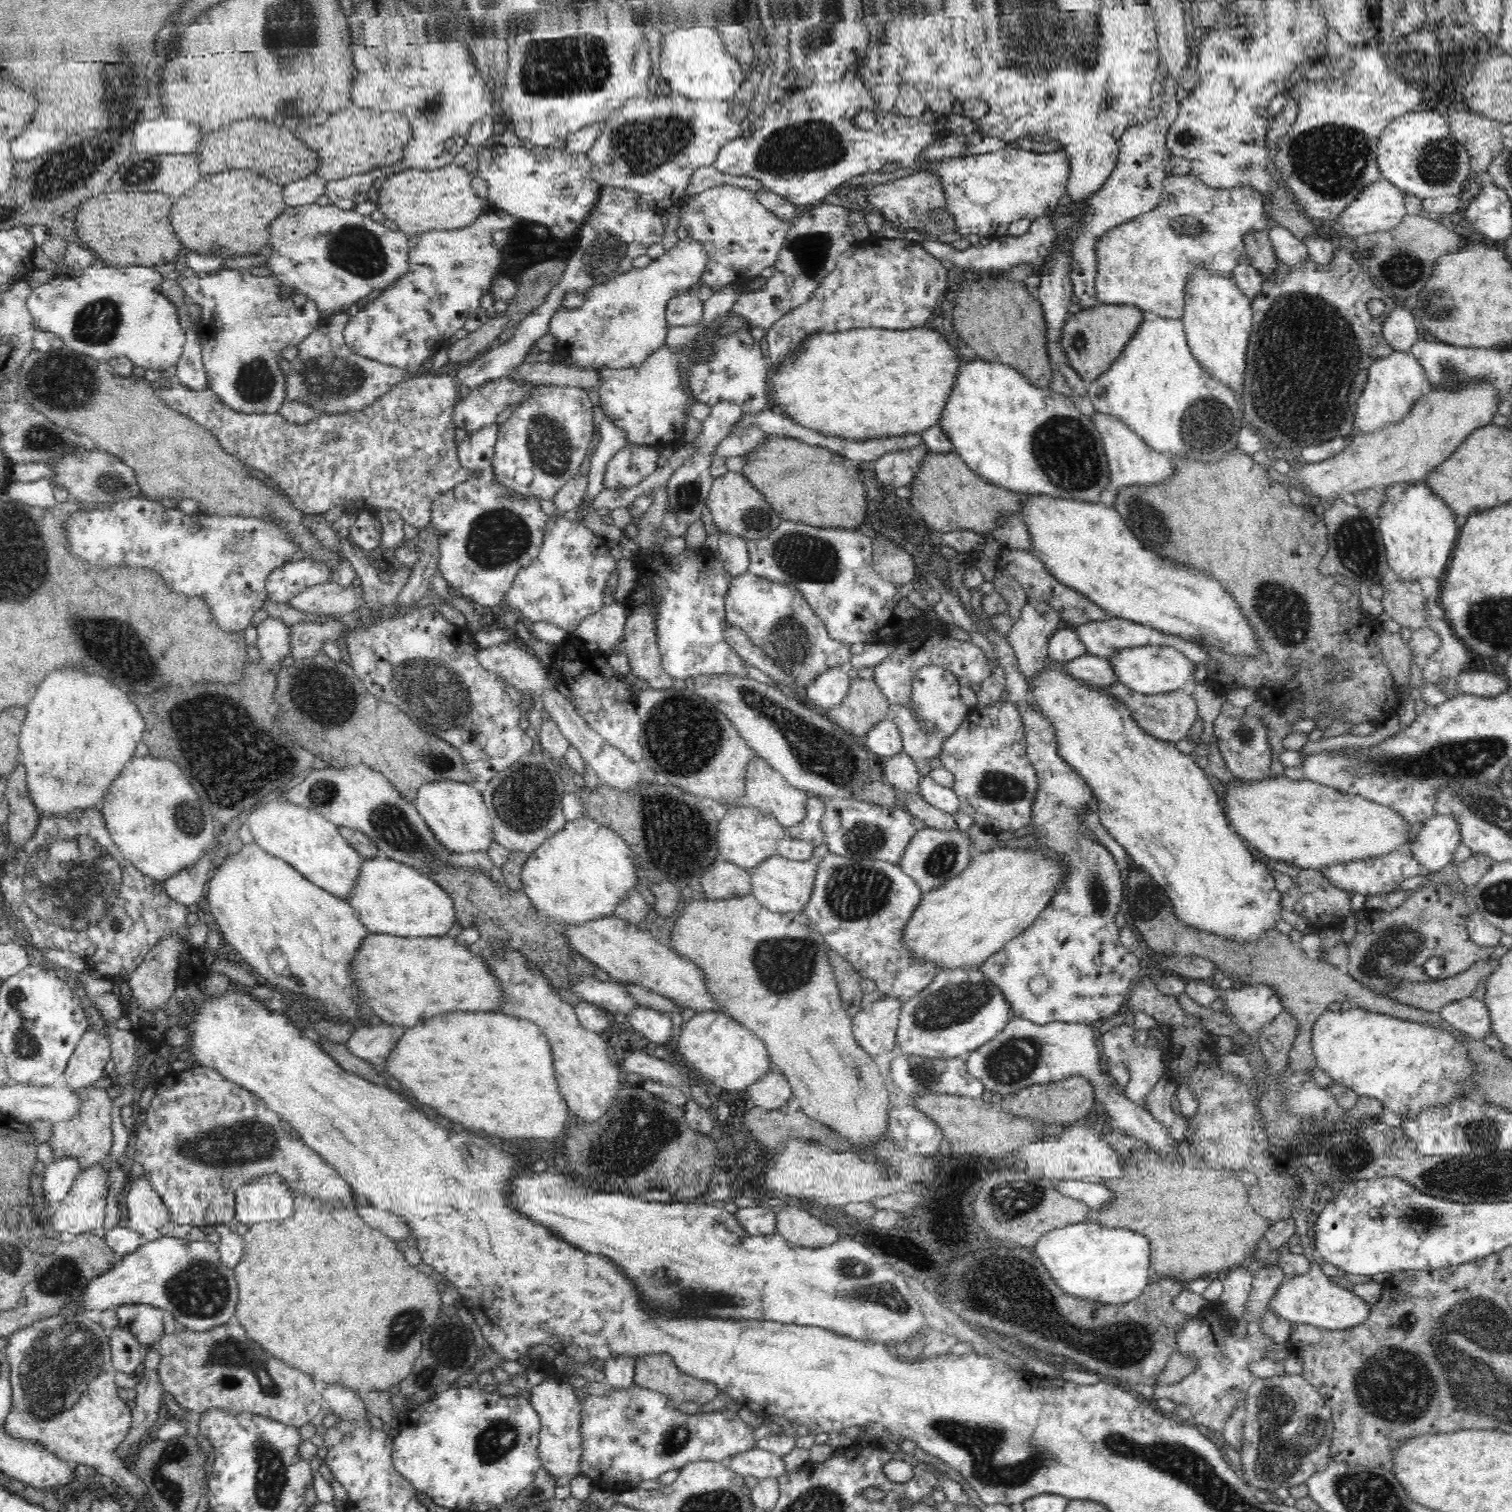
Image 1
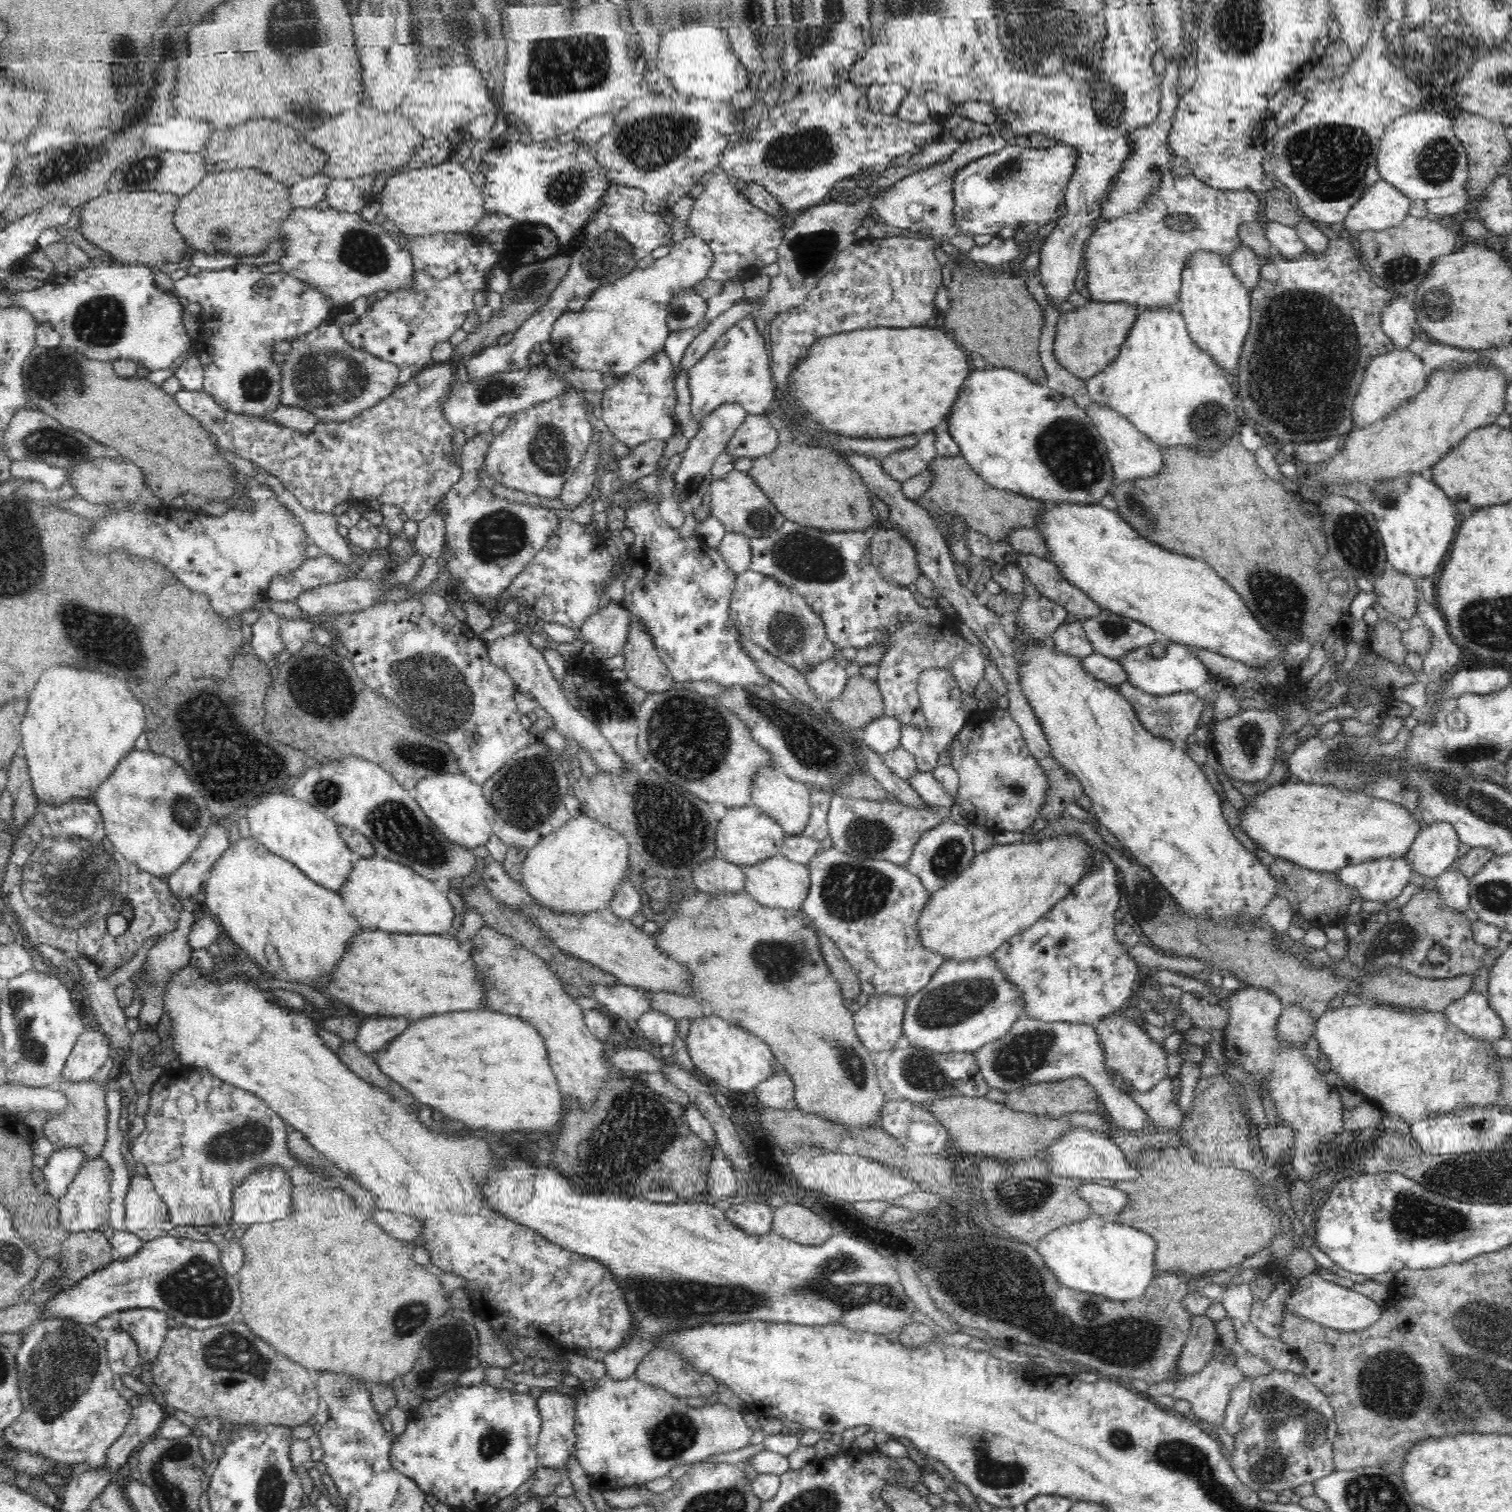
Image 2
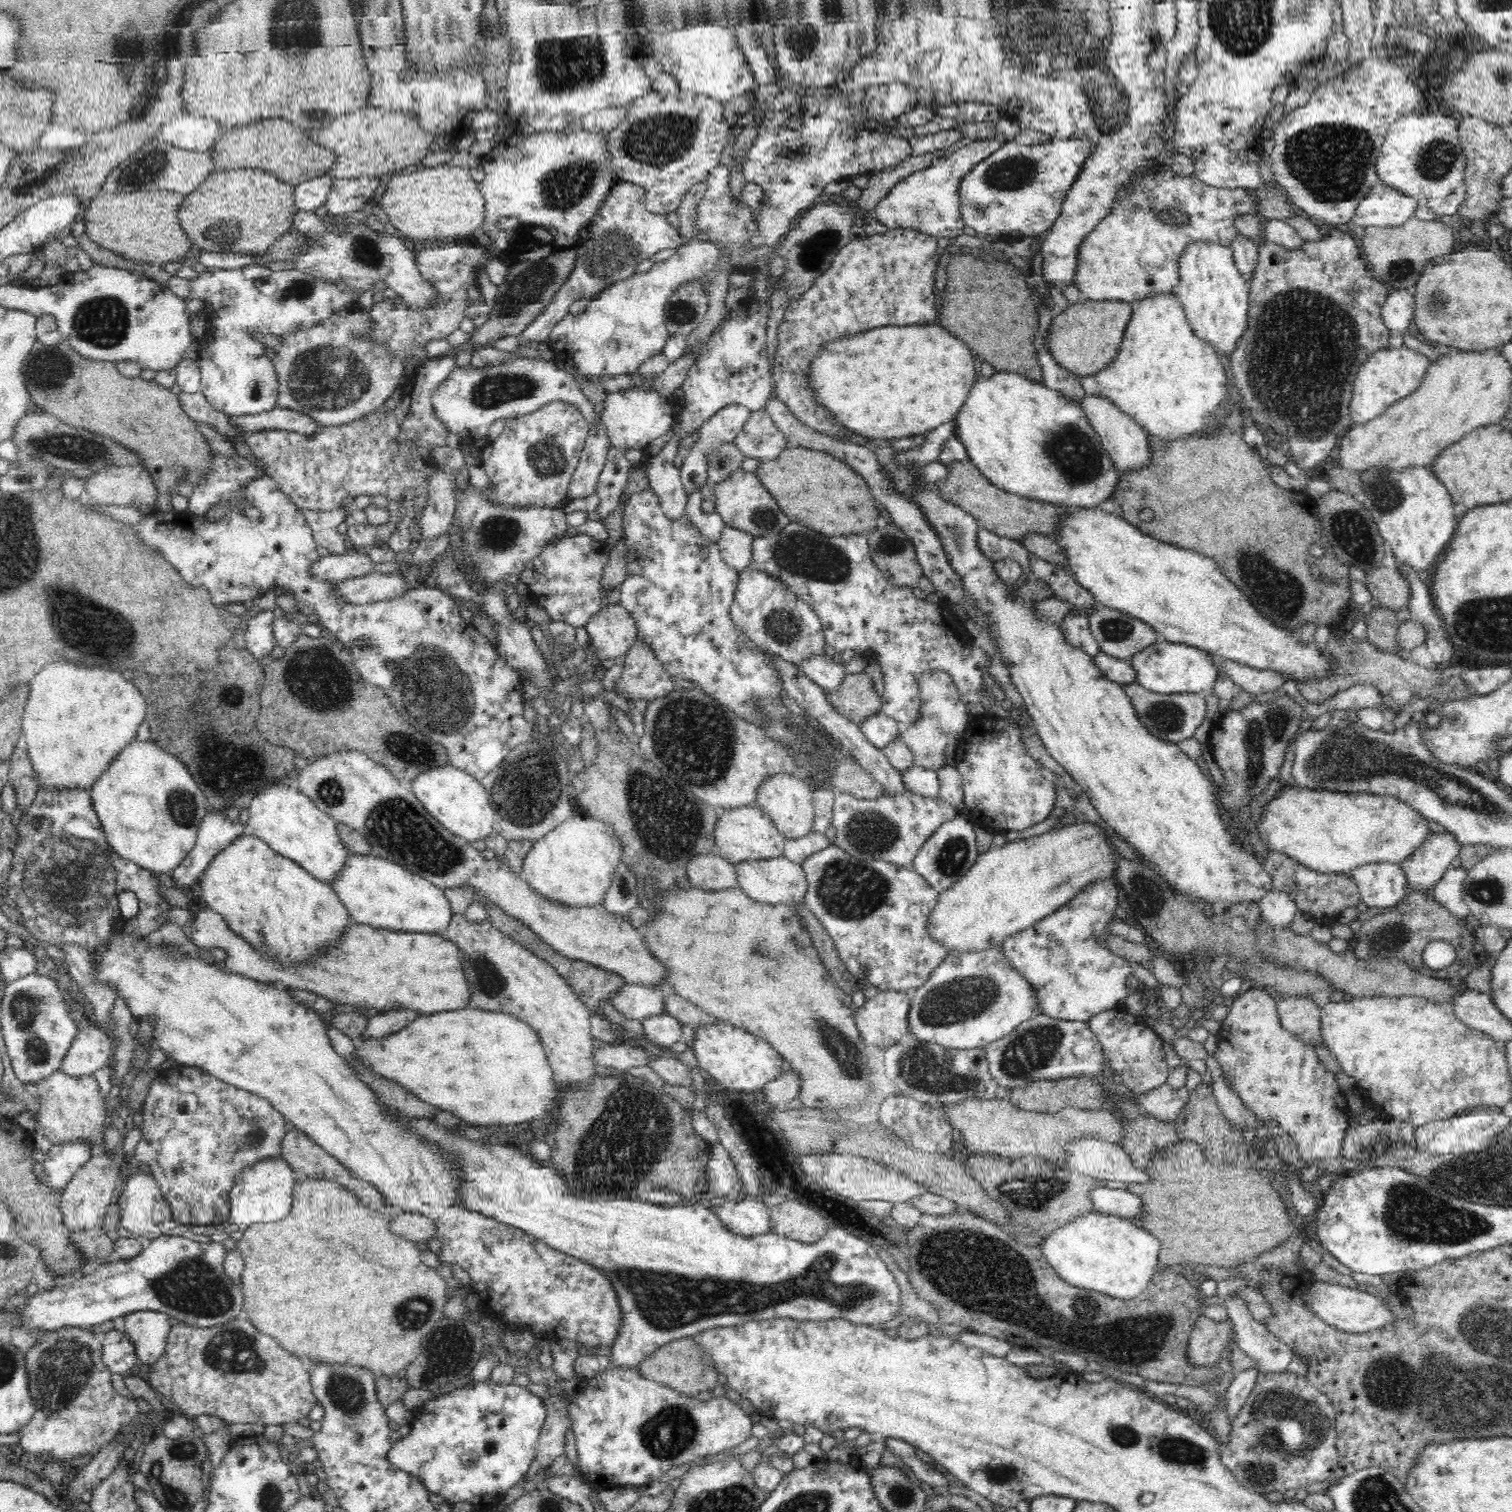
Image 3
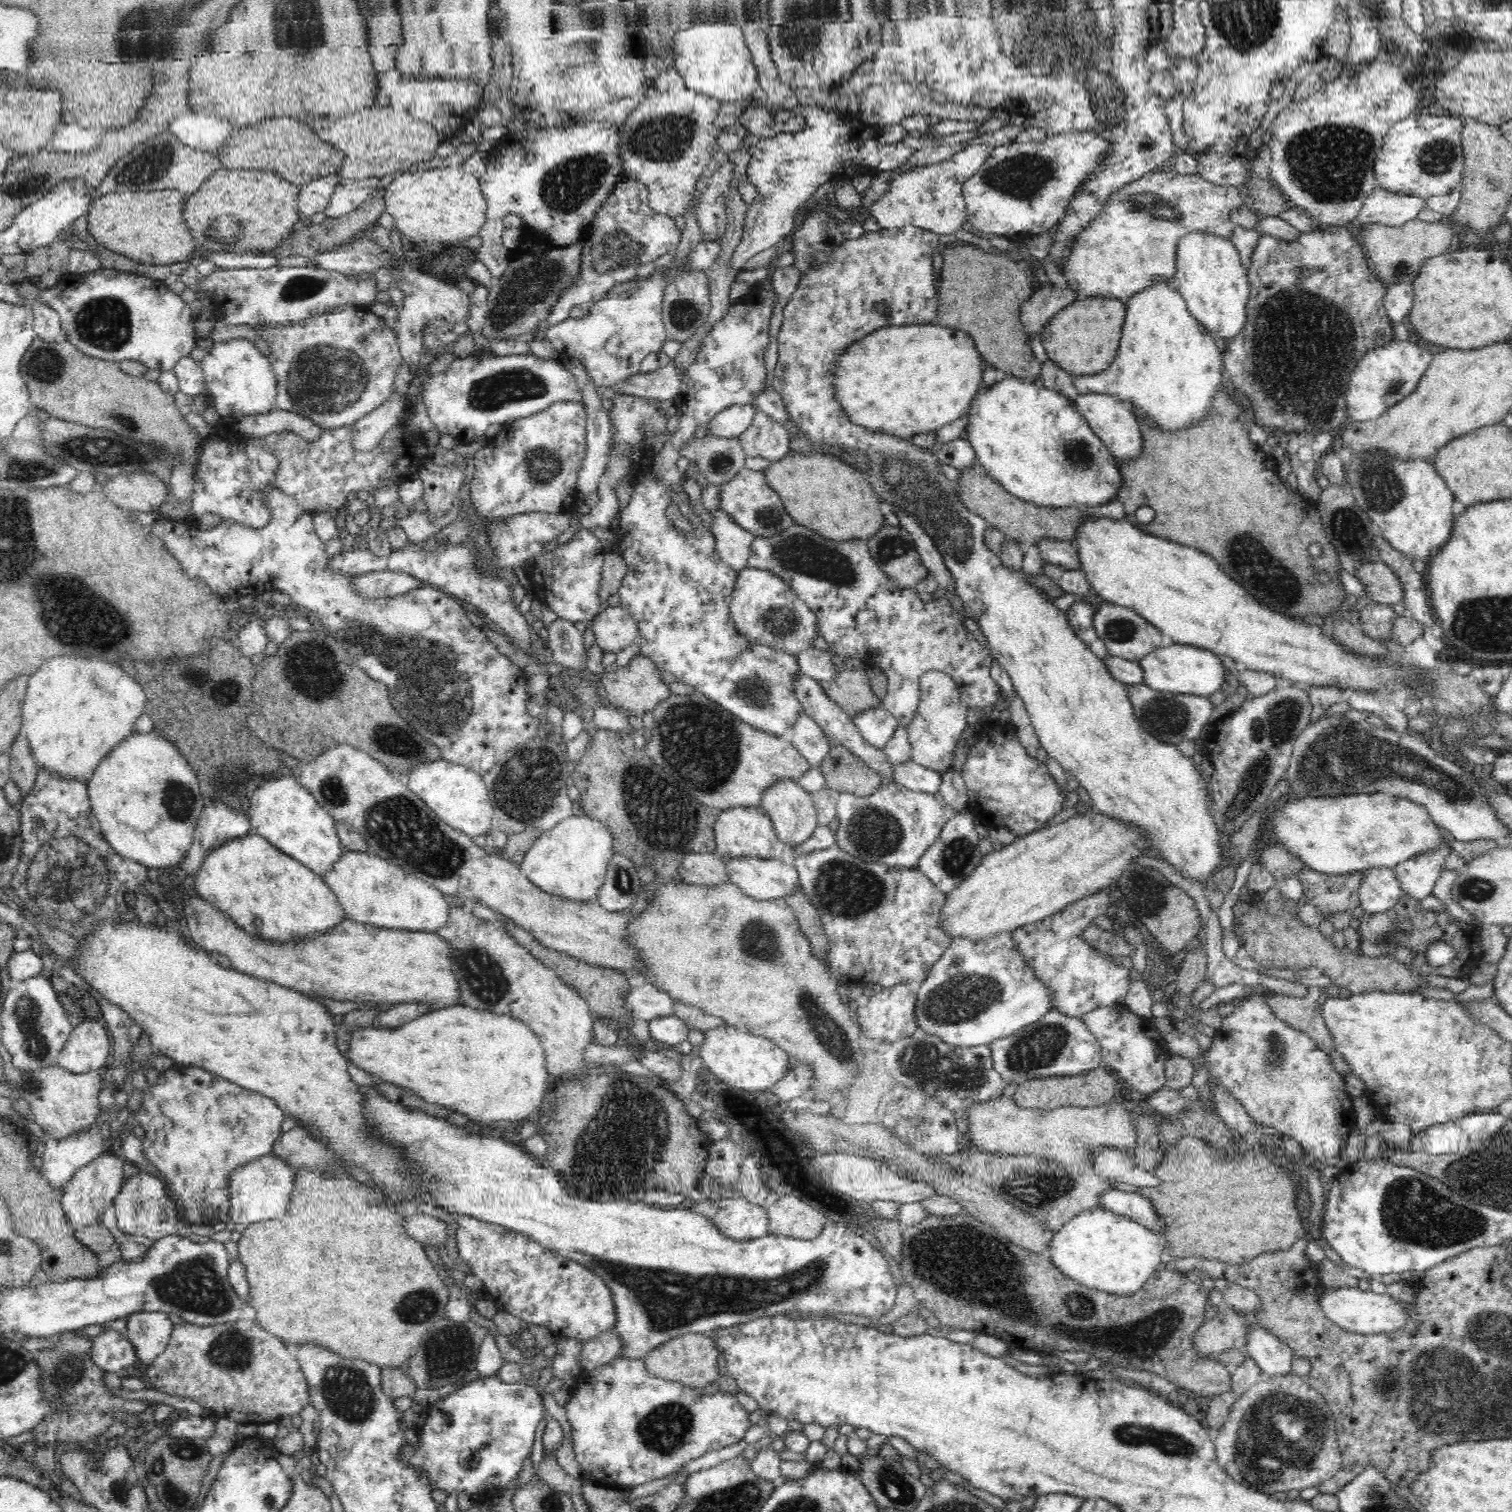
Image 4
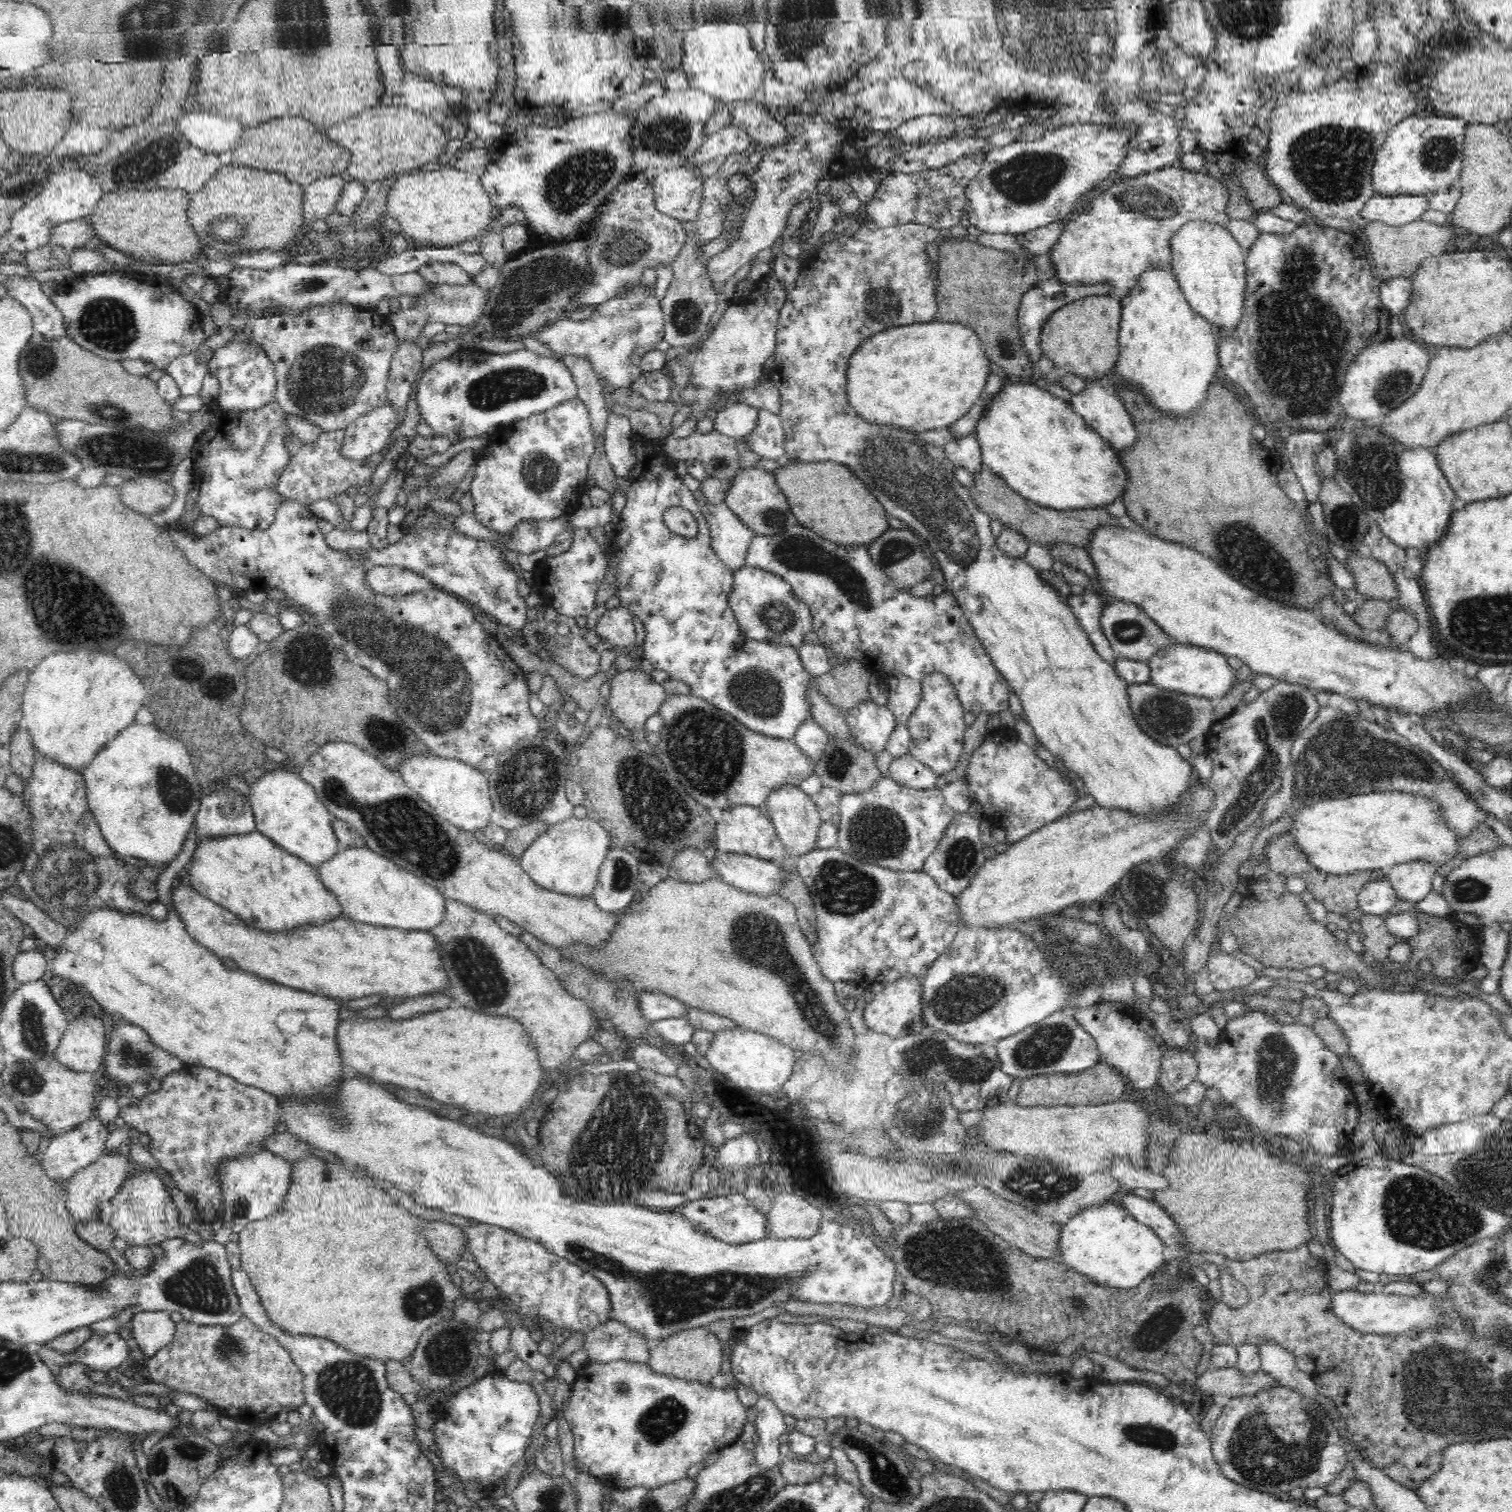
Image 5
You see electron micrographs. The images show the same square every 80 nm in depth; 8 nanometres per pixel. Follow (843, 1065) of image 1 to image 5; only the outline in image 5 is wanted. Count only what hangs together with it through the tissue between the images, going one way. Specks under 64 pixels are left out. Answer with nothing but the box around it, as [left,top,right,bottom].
[559,875,856,1065]

